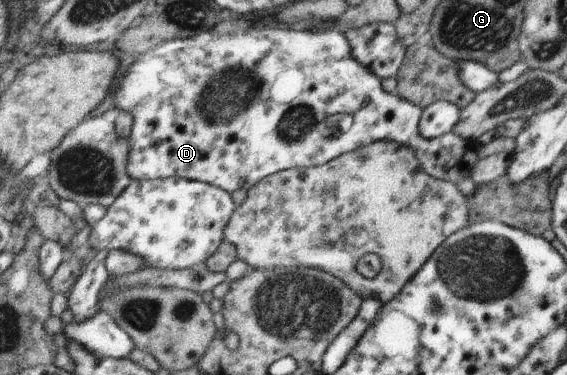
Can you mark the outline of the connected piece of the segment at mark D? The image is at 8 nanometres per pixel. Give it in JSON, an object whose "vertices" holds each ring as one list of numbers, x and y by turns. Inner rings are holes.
{"vertices":[[279,25,273,28,260,26,260,28,247,30,245,33,234,32,219,35,218,33,206,32,206,34,200,34,196,38,179,38,166,41,153,51,148,51,144,55,138,56,136,62,130,66,124,75,114,96,116,110,128,112,128,114,133,116,135,122,130,136,131,153,129,160,129,173,134,181,180,177,191,181,202,181,217,185,221,189,226,189,229,193,242,190,242,188,250,191,261,180,268,178,270,175,276,175,280,171,325,165,346,153,357,151,359,148,368,147,369,144,385,141,386,139,396,141,402,146,410,145,417,152,422,168,430,176,452,181,453,183,462,182,462,180,468,178,472,164,476,160,480,160,475,154,476,149,482,143,480,141,474,141,470,144,463,136,456,134,452,134,451,137,427,139,421,133,423,108,398,94,394,95,386,92,382,88,381,78,374,71,365,67,353,55,353,48,347,36,336,29,332,30,332,28,326,32,307,32,303,26,295,28],[330,124,334,124,338,128,338,136,328,136,328,132,332,130]]}

